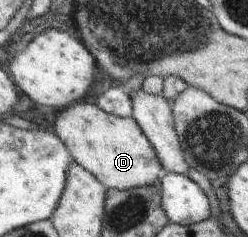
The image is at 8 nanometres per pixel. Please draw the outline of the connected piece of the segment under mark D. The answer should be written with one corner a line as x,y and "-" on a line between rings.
80,102
60,110
55,125
56,135
70,149
74,161
93,173
106,191
152,185
164,170
157,153
132,116
120,117
106,113
98,104

